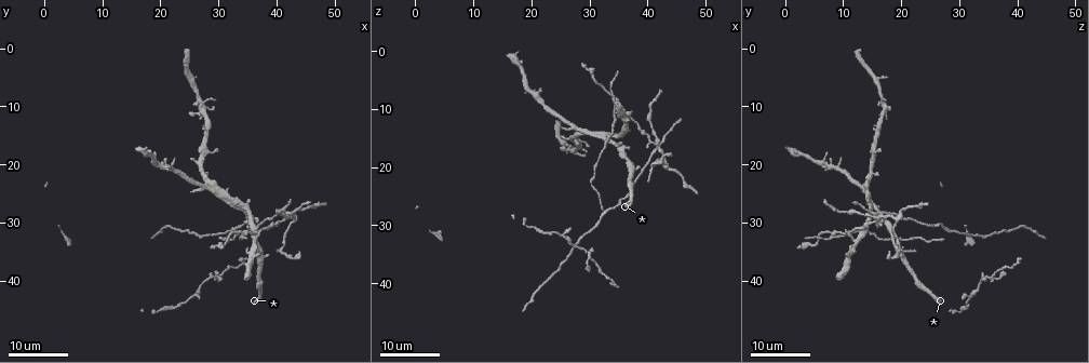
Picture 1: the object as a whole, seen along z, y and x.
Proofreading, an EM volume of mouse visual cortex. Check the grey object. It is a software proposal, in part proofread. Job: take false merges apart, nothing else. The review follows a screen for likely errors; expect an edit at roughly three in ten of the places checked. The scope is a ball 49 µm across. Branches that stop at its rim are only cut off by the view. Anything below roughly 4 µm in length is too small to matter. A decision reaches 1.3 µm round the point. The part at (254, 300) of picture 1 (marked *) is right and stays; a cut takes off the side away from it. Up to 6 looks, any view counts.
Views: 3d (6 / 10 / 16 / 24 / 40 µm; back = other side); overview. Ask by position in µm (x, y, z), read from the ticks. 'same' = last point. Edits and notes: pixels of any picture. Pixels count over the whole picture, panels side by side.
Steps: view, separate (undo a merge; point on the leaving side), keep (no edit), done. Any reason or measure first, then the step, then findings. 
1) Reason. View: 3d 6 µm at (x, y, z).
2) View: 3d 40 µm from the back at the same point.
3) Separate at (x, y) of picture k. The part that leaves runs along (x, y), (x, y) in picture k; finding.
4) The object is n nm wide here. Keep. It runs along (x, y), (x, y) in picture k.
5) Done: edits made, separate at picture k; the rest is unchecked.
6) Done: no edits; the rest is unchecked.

Four-way junction. View: 3d 16 µm at (37.0, 31.5, 11.5).

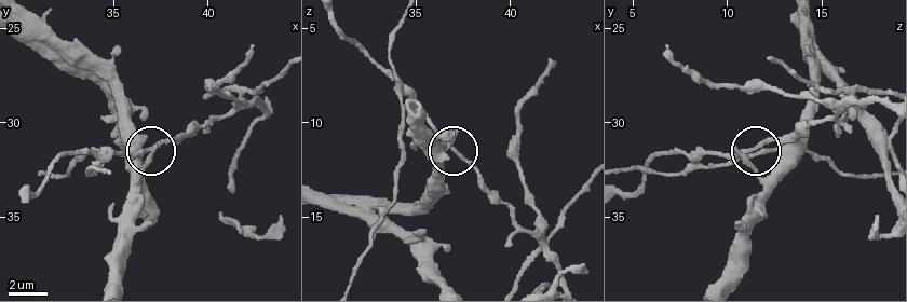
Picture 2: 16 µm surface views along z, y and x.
View: 3d 10 µm at (36.9, 31.3, 11.2).

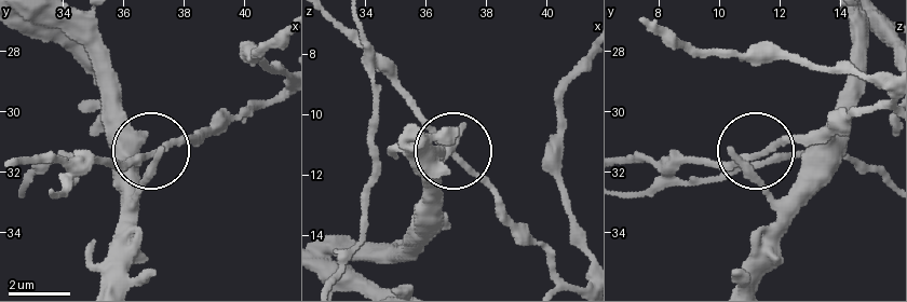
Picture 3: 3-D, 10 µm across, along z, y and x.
View: 3d 6 µm at (36.9, 31.5, 11.4).

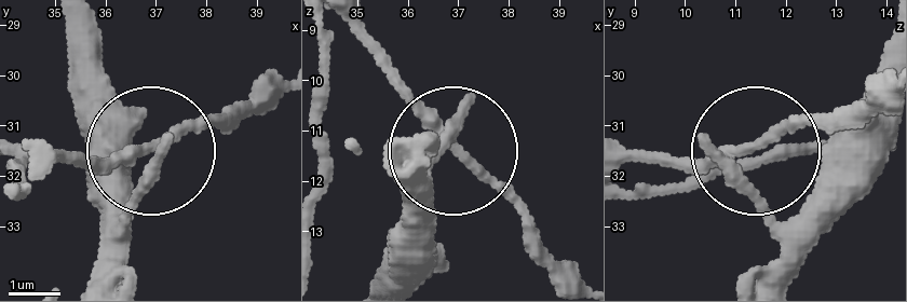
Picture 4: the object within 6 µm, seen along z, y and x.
Keep. Continuous, no second neuron.

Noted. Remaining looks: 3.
Thin arm on a thick one. View: 3d 16 µm at (33.0, 28.0, 16.0).

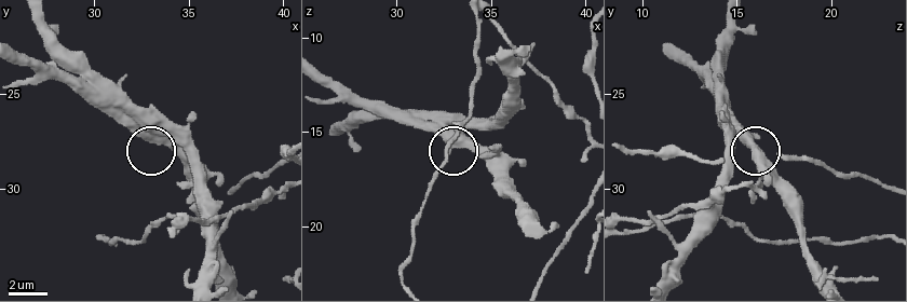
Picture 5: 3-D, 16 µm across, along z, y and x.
View: 3d 10 µm at (33.6, 27.6, 15.6).

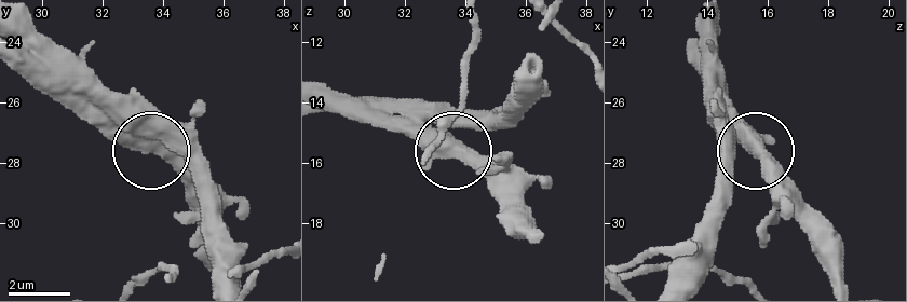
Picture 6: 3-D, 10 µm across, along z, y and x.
3 arms meet here. Keep. One neuron here.

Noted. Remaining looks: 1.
Done: no edits; the rest is unchecked.

